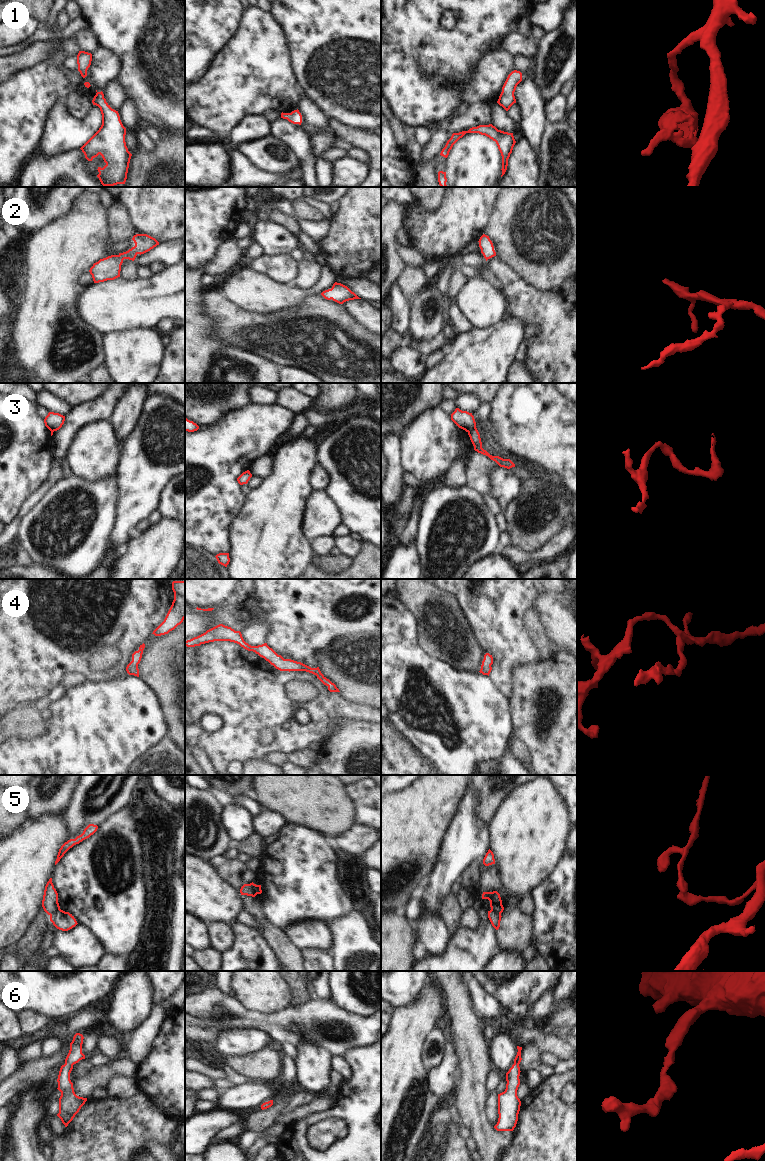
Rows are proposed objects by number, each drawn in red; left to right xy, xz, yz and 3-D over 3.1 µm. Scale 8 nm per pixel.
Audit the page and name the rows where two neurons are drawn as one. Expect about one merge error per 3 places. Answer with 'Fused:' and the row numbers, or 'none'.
Fused: 3, 5

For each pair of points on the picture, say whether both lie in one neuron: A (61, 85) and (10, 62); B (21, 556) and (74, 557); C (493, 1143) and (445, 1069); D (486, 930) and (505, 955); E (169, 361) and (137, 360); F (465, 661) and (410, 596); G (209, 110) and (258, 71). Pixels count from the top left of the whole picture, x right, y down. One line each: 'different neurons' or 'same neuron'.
A: different neurons
B: different neurons
C: different neurons
D: different neurons
E: different neurons
F: same neuron
G: same neuron

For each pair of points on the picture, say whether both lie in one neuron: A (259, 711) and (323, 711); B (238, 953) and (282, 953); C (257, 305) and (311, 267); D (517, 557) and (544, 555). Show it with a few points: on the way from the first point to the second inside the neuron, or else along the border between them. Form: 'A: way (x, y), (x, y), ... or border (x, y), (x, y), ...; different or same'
A: way (276, 717), (289, 728), (309, 728); same
B: border (260, 933), (278, 960); different
C: border (315, 281), (309, 287), (304, 288), (291, 284); different
D: way (524, 556), (537, 555); same

